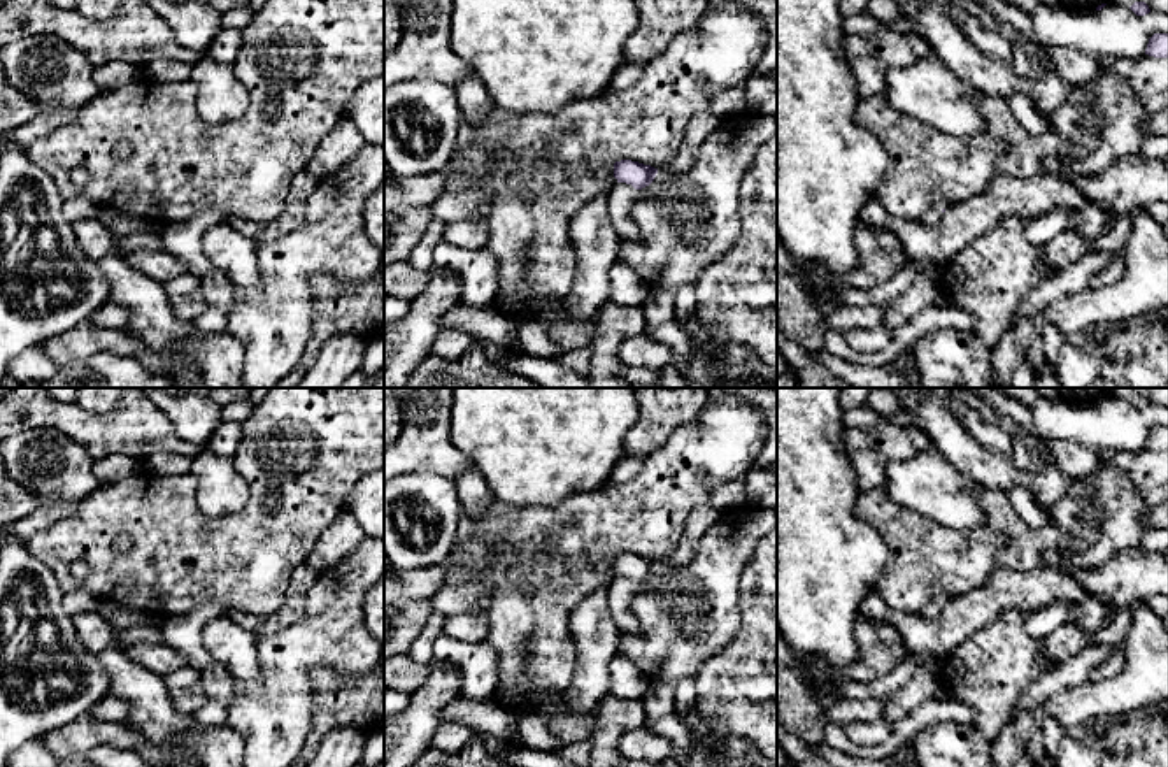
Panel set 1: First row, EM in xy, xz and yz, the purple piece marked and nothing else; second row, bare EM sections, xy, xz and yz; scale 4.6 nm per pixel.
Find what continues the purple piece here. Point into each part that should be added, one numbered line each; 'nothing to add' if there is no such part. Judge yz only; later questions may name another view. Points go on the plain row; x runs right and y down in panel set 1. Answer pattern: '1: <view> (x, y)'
1: yz (932, 611)

